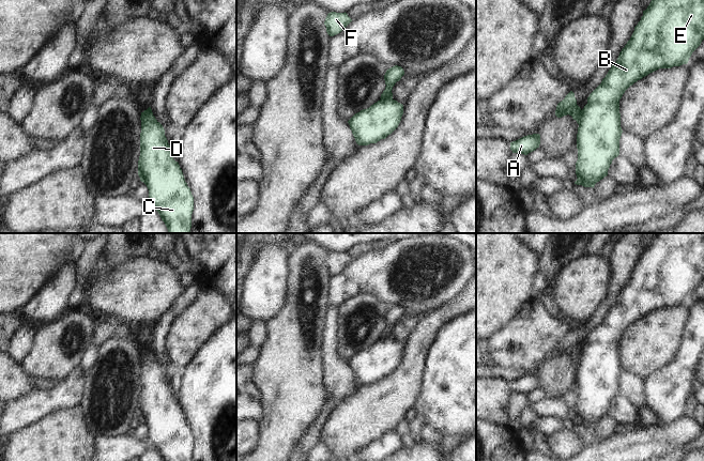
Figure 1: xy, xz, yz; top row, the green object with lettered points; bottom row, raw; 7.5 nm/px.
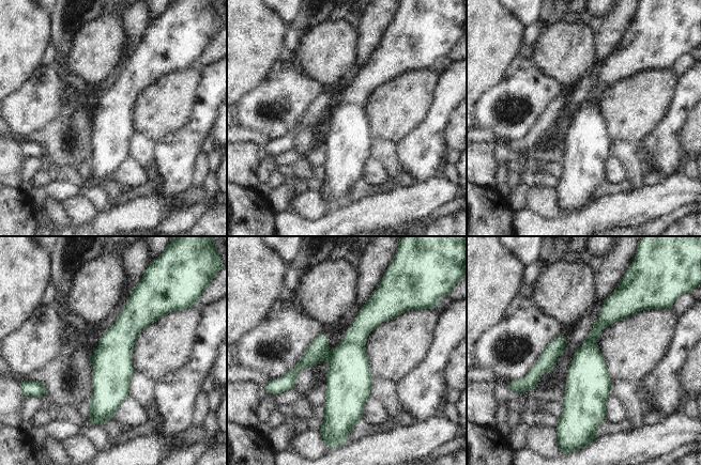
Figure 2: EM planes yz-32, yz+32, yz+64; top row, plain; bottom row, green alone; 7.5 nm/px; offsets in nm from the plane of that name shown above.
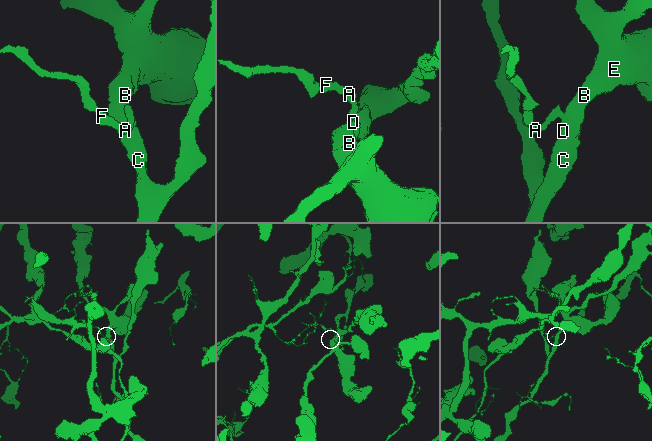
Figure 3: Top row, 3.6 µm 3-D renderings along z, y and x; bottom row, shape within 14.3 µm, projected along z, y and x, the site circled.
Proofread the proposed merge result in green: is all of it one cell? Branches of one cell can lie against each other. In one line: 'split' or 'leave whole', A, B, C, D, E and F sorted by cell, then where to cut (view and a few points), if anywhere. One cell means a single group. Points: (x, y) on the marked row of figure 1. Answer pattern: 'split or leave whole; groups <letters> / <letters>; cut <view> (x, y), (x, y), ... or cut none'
split; groups A F / B C D E; cut yz (581, 110), (581, 121), (579, 124)

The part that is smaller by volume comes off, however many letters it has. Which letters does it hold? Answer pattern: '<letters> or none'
A, F

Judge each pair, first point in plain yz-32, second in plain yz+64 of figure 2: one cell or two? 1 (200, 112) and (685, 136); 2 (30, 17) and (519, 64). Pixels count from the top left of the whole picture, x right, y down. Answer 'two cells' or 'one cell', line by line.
1: two cells
2: two cells

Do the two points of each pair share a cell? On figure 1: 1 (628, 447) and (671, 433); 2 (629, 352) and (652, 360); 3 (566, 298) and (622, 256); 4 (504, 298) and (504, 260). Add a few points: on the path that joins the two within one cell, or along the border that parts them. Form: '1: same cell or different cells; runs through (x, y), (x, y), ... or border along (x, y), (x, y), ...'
1: same cell; runs through (639, 446), (649, 441), (660, 440)
2: same cell; runs through (634, 352), (643, 352), (646, 355)
3: different cells; border along (609, 260), (610, 279), (607, 290)
4: same cell; runs through (504, 289), (504, 270)

